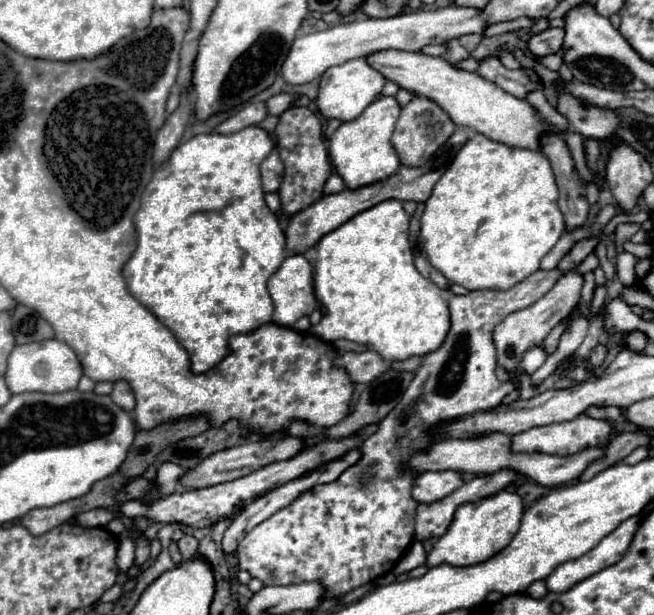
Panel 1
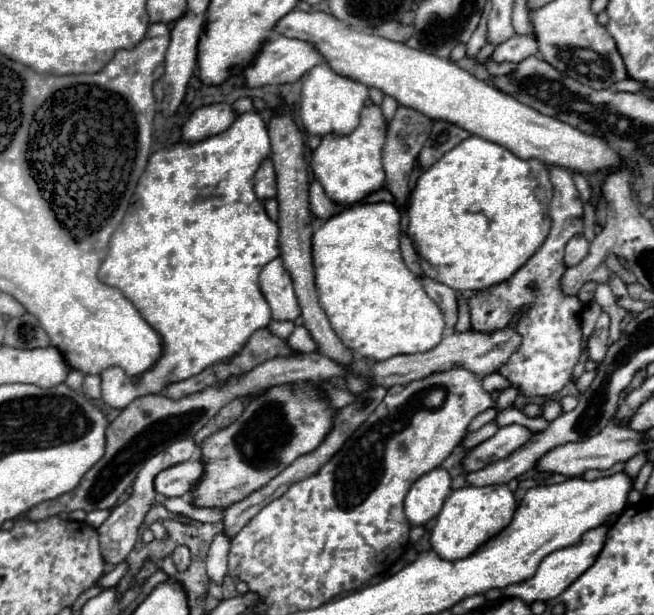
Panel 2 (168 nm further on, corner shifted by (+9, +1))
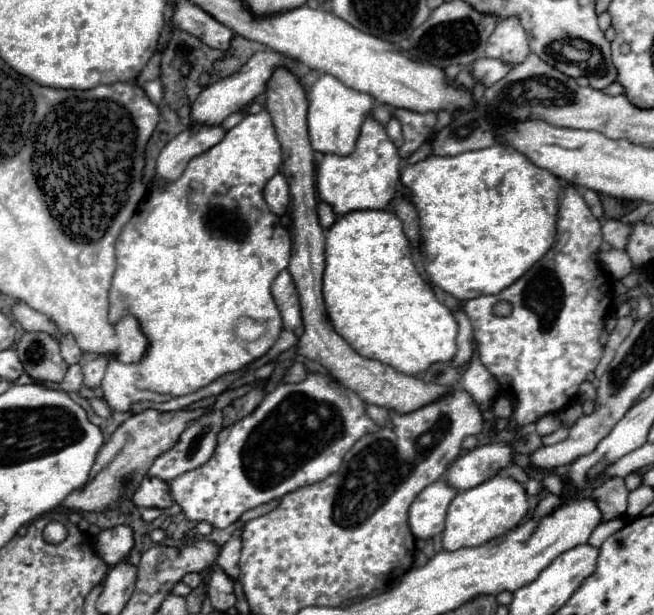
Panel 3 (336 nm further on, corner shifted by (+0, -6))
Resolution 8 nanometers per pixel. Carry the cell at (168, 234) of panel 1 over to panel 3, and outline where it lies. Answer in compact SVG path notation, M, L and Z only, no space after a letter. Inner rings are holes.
M261 111L261 113L255 113L255 115L245 115L245 119L239 125L235 125L233 129L227 131L223 141L219 141L215 147L211 147L203 155L191 159L187 169L183 171L183 175L175 183L167 183L167 186L153 187L151 190L147 185L147 191L141 197L141 201L139 201L131 221L123 227L119 239L115 243L117 269L115 269L115 275L113 275L113 281L111 281L111 289L109 289L109 305L111 305L109 307L109 317L111 317L111 321L117 321L121 315L133 313L139 319L141 329L143 329L143 333L149 339L149 349L147 349L145 357L139 363L135 363L135 365L125 365L125 363L117 361L115 357L109 359L107 373L105 373L105 379L101 383L101 389L103 389L105 401L109 403L109 407L113 411L129 413L135 403L143 403L143 401L161 403L161 401L169 401L169 399L179 397L179 395L195 393L197 389L209 385L213 379L217 379L217 377L221 377L225 373L231 373L231 371L239 371L245 365L249 365L251 361L259 359L277 341L277 337L279 337L279 333L283 329L283 321L281 321L279 309L277 309L277 305L275 305L275 301L271 297L271 283L273 283L275 275L279 275L279 271L283 271L289 265L291 239L289 239L289 231L279 223L279 217L267 207L267 203L263 199L263 187L279 171L279 165L281 165L281 145L277 141L277 135L275 135L275 129L273 129L269 113ZM239 317L251 317L253 321L259 321L259 323L265 321L267 323L267 331L259 339L255 339L251 343L243 341L235 333L235 323L237 323Z

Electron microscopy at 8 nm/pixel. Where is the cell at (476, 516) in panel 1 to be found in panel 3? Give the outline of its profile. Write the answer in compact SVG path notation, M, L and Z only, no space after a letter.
M495 475L493 479L459 493L451 501L445 519L443 547L447 551L459 551L459 547L479 547L517 527L521 519L527 515L527 511L529 511L529 503L523 485L511 477Z

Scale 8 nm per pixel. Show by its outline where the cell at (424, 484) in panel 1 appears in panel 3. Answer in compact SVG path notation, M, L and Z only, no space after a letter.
M435 481L417 495L409 507L409 527L415 539L431 539L443 531L445 513L455 495L445 481Z

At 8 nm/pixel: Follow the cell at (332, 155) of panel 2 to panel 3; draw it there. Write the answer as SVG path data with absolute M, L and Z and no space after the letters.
M369 117L361 127L357 147L351 155L341 157L327 153L323 157L317 169L317 191L321 201L329 203L337 215L345 215L349 211L359 209L385 209L395 197L399 171L401 157L397 153L397 147L387 137L385 127L375 117Z

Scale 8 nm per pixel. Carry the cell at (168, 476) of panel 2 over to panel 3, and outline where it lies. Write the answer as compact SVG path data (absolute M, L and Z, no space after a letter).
M147 477L141 483L137 493L133 495L133 501L137 507L161 507L161 509L167 509L175 503L171 499L169 485L163 479L155 479L155 477Z

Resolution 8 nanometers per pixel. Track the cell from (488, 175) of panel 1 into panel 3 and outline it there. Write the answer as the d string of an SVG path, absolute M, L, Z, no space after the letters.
M495 143L455 157L435 157L401 171L401 183L411 191L419 211L421 251L429 279L459 301L493 295L523 277L555 243L555 221L561 183L549 171L535 167L509 145Z

